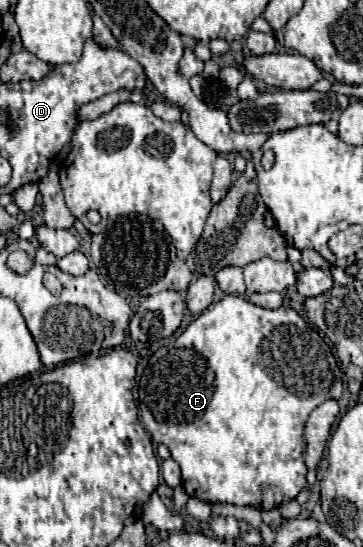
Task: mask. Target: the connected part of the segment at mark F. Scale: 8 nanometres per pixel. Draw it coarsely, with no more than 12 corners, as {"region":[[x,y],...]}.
{"region":[[290,306],[206,308],[138,382],[188,496],[306,486],[342,372]]}

